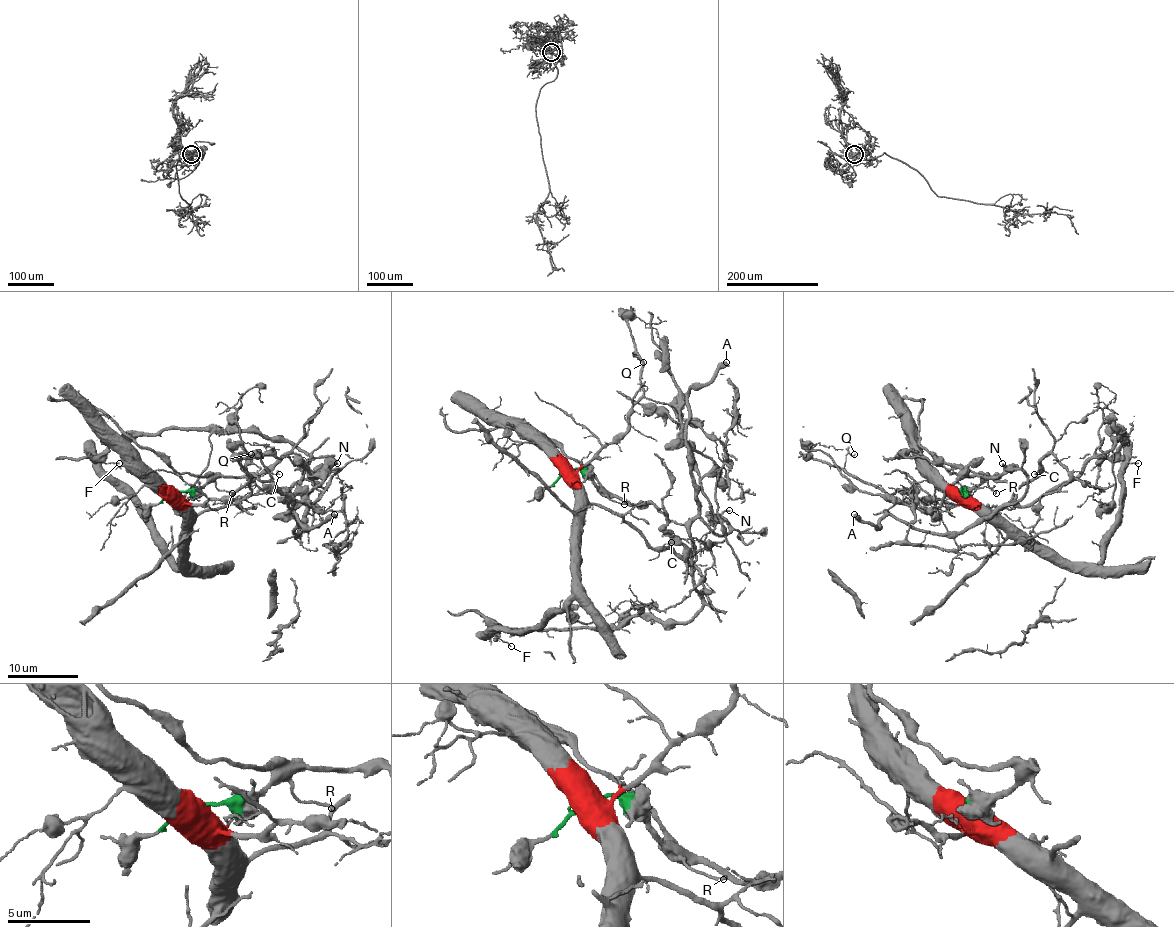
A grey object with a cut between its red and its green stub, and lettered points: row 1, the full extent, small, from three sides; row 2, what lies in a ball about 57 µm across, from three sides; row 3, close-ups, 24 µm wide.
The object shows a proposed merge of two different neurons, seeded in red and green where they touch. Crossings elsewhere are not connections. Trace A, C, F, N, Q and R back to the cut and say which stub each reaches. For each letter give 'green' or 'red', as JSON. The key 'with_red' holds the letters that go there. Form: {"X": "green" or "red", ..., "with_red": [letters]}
{"A": "green", "C": "red", "F": "red", "N": "green", "Q": "red", "R": "green", "with_red": ["C", "F", "Q"]}

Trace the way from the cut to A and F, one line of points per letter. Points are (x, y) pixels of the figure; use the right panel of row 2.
A: (966, 492), (960, 492), (997, 476), (1016, 497), (948, 534), (922, 532), (886, 515), (876, 527), (853, 515)
F: (966, 492), (994, 518), (1071, 562), (1092, 567), (1113, 529), (1124, 494), (1124, 469), (1127, 462), (1138, 464)

